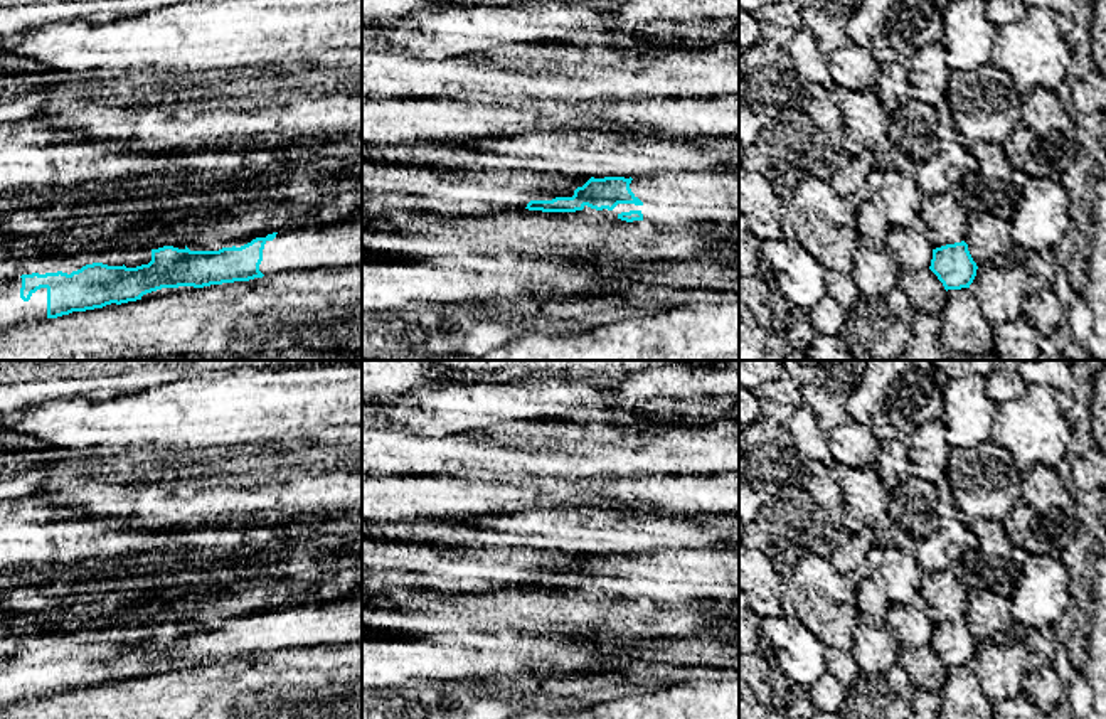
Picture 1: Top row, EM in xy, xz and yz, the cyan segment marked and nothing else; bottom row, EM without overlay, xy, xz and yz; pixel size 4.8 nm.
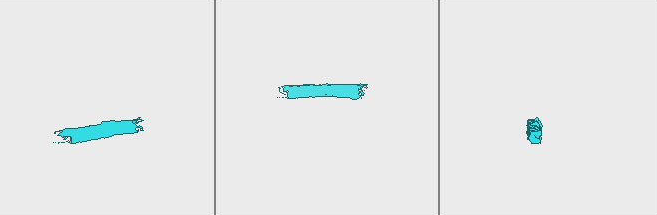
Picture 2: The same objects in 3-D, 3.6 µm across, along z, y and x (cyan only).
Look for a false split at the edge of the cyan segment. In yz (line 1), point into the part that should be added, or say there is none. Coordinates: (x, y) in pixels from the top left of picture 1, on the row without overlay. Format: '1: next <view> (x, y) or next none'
1: next none

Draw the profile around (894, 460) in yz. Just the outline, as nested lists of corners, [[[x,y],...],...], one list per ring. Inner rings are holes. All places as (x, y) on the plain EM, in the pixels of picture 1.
[[[901,439],[880,441],[880,456],[874,466],[887,490],[911,475],[906,445]]]

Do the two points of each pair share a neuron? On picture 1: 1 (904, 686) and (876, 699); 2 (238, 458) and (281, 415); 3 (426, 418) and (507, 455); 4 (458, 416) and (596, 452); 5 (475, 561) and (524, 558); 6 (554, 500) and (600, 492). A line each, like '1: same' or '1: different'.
1: same
2: different
3: different
4: different
5: same
6: different

